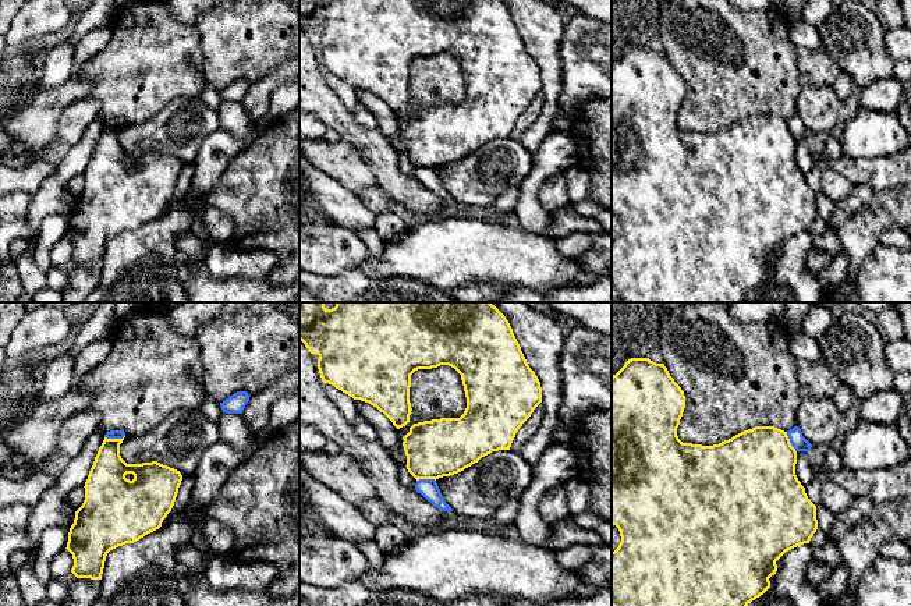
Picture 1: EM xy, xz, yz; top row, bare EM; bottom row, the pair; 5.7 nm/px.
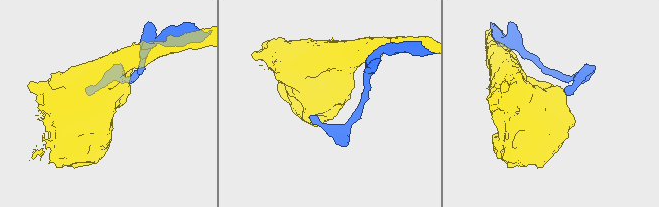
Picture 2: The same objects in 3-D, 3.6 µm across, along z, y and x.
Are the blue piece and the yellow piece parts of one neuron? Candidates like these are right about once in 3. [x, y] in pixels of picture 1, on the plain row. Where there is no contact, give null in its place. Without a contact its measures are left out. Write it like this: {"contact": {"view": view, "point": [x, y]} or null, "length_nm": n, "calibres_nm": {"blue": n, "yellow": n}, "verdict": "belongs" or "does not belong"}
{"contact": {"view": "xy", "point": [114, 126]}, "length_nm": 120, "calibres_nm": {"blue": 50, "yellow": 220}, "verdict": "does not belong"}

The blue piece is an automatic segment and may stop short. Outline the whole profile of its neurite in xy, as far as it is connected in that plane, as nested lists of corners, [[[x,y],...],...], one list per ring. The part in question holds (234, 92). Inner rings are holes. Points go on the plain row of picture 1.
[[[237,79],[220,91],[220,95],[226,102],[242,102],[249,85],[247,79]]]

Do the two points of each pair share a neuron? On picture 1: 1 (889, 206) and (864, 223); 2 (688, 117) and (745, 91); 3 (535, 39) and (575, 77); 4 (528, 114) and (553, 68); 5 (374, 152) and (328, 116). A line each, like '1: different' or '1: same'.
1: same
2: same
3: different
4: different
5: same

